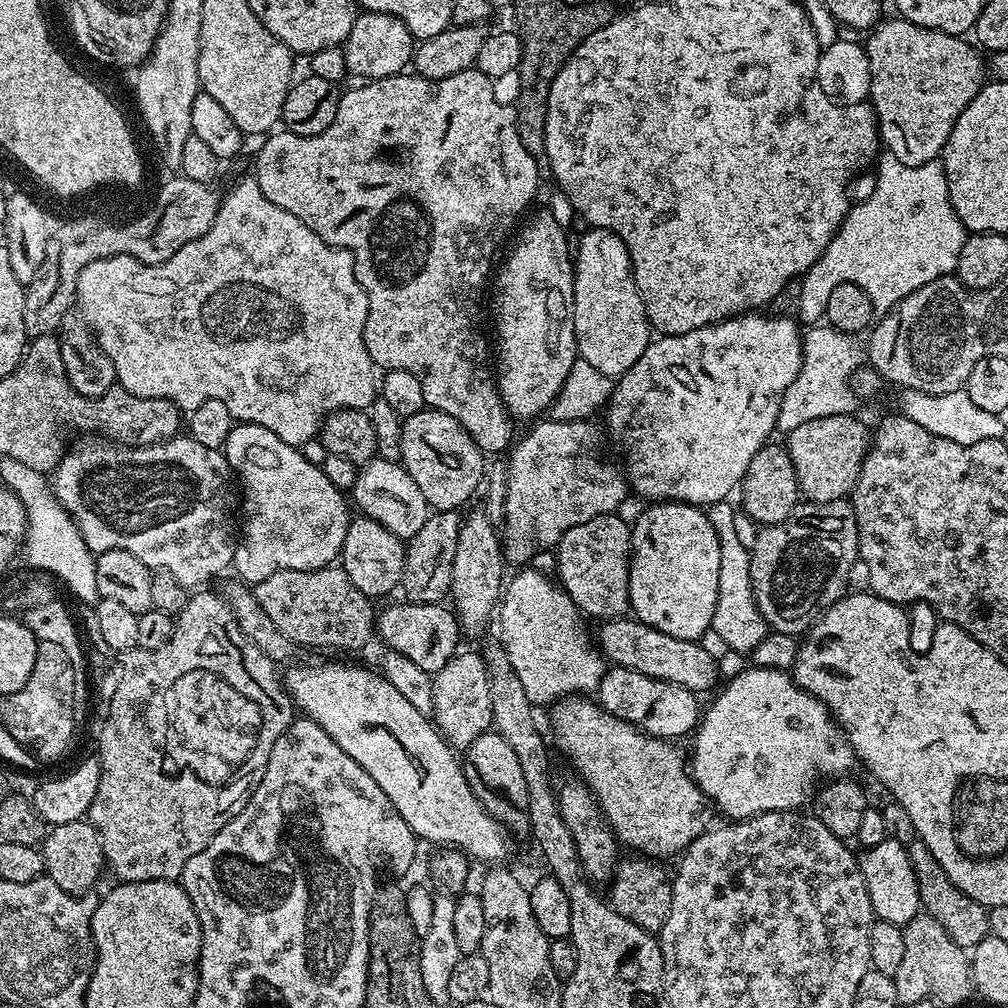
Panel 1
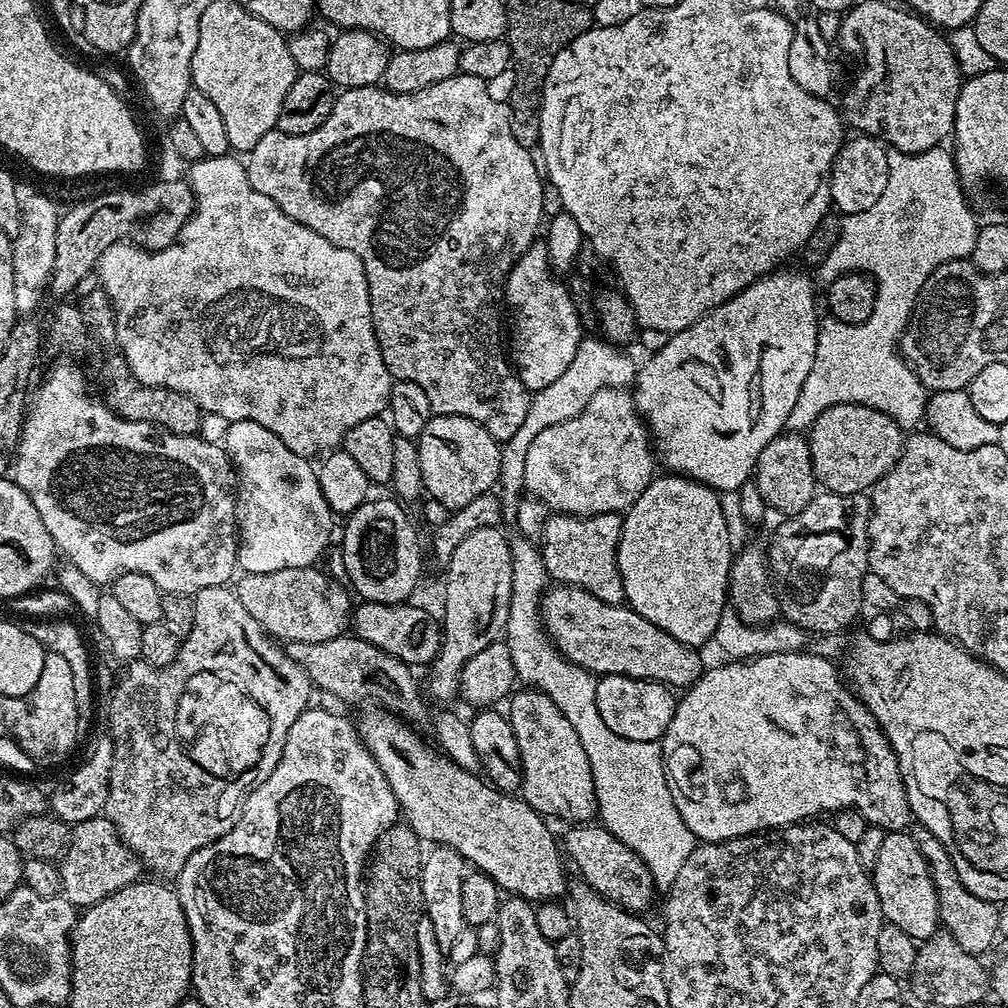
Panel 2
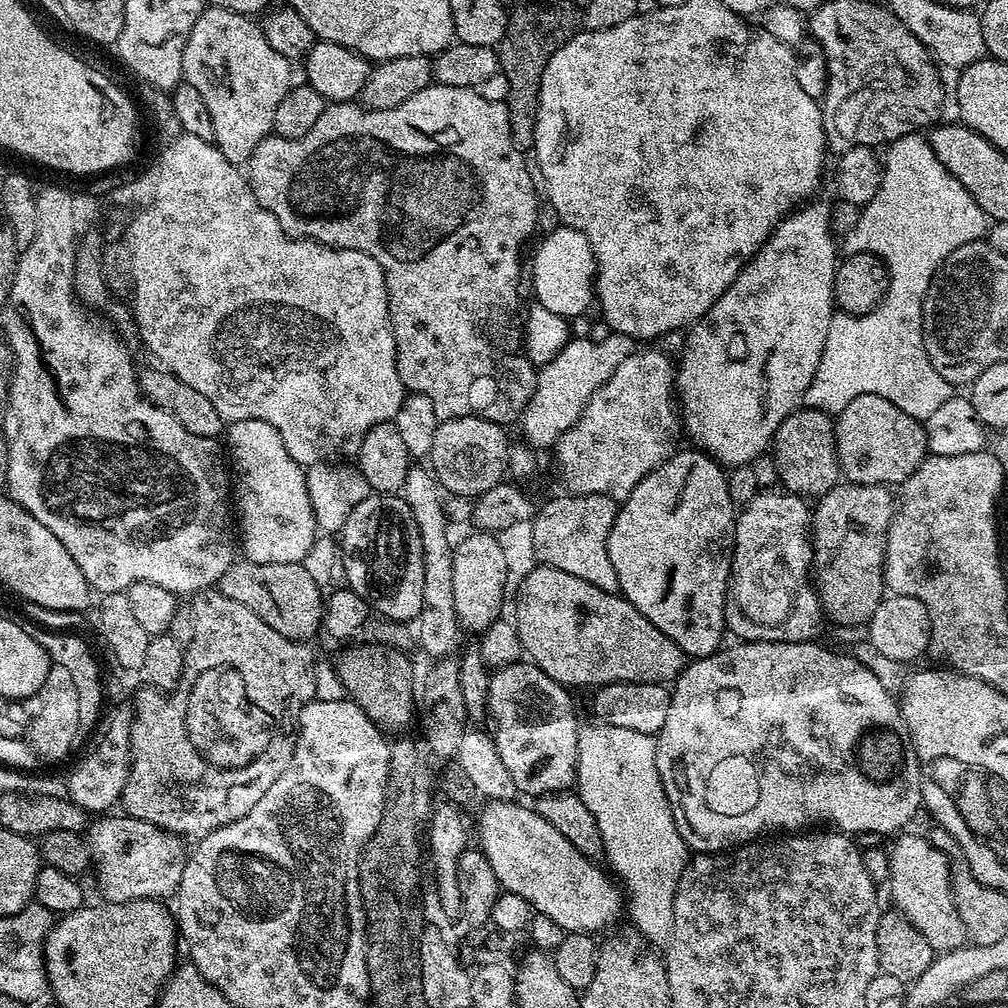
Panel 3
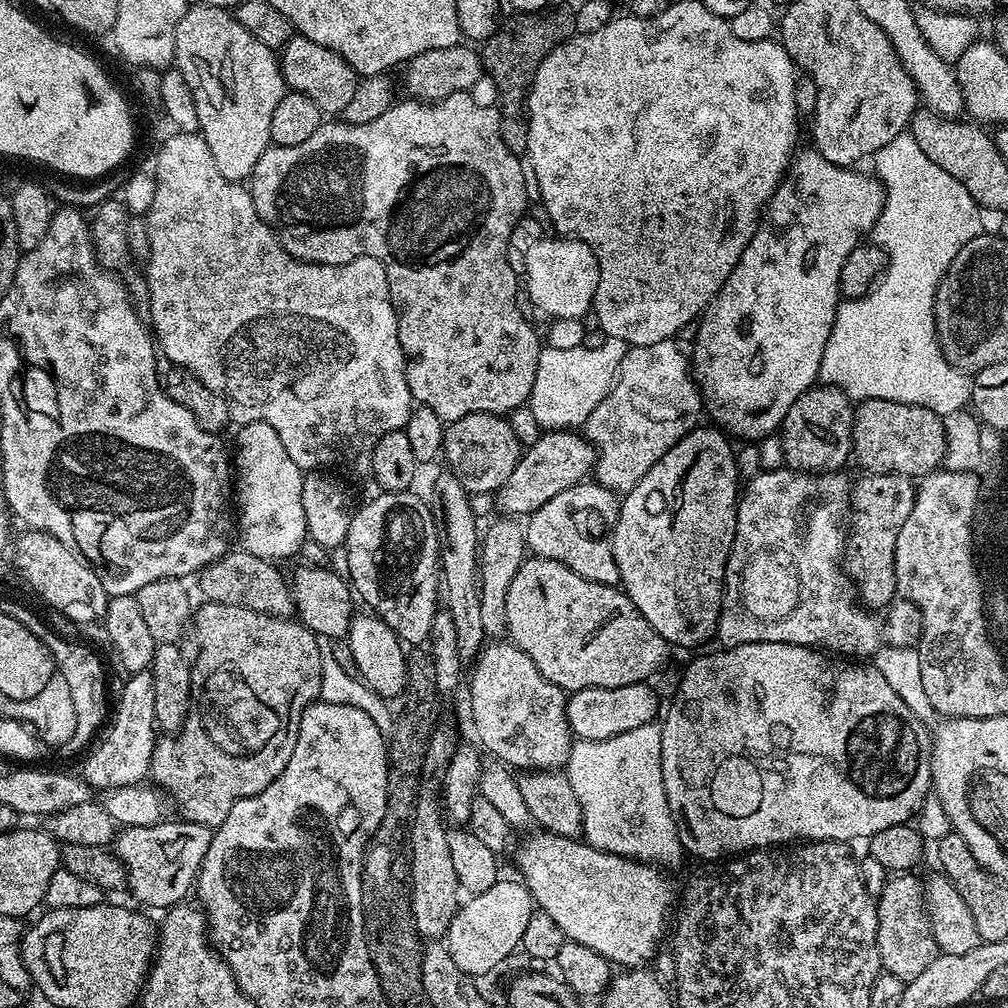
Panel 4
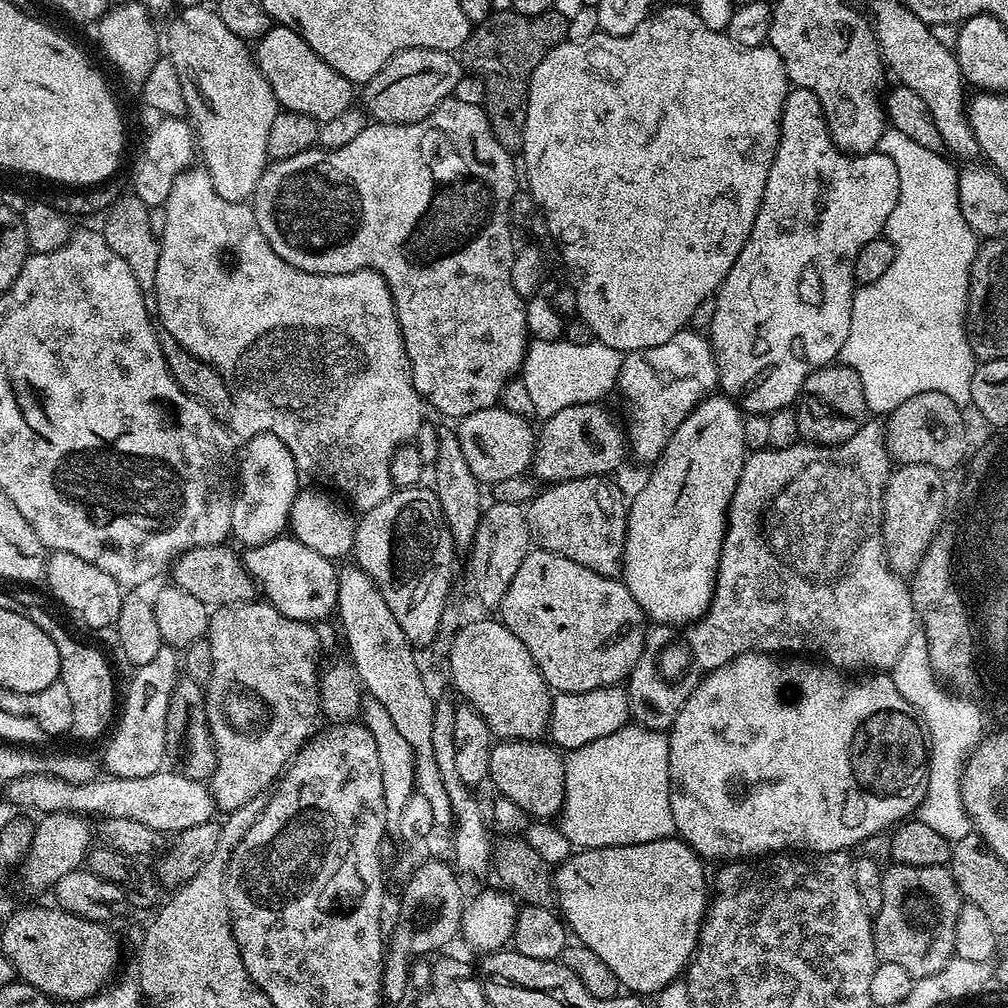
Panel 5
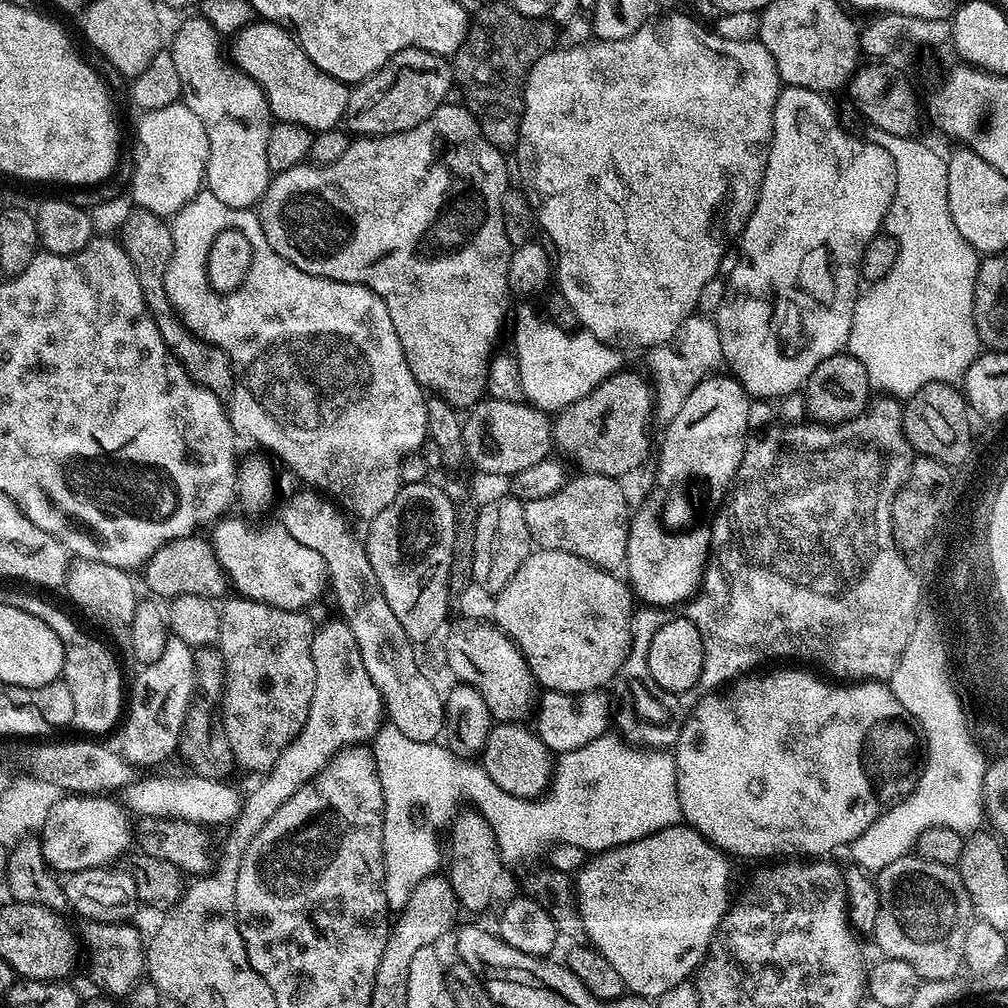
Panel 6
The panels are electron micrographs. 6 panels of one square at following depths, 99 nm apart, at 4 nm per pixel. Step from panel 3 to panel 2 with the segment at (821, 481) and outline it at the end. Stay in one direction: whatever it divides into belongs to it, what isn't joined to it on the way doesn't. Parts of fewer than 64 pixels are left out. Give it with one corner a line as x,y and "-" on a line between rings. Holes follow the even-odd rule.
787,430
766,442
766,450
758,454
754,479
762,498
769,509
781,512
781,517
791,518
797,512
806,510
806,506
818,495
818,485
814,466
810,458
810,446
807,435

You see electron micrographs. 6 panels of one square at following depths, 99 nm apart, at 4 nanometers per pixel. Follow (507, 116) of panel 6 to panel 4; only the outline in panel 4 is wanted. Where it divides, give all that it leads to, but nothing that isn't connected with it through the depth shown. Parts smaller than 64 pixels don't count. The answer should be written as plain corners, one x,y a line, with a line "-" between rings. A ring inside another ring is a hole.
549,7
538,12
512,14
497,28
489,40
483,41
482,59
487,79
492,79
496,96
500,99
498,111
502,142
515,156
523,157
528,150
528,118
526,105
538,66
559,44
566,43
576,32
575,15
563,7

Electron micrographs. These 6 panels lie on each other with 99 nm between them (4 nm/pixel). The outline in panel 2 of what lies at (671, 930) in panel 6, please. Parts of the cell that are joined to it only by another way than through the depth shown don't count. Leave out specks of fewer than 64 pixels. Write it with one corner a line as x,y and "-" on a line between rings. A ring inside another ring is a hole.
385,710
373,711
358,720
360,740
366,751
378,762
386,782
390,782
390,790
394,790
399,811
408,815
405,816
406,822
416,831
421,841
453,848
475,871
484,872
497,888
513,897
529,902
552,902
560,898
563,892
565,895
562,848
557,837
555,840
551,830
544,825
547,824
545,817
534,811
522,798
492,787
487,779
477,773
462,770
462,766
448,759
431,743
424,744
423,738
419,736
421,733
399,716

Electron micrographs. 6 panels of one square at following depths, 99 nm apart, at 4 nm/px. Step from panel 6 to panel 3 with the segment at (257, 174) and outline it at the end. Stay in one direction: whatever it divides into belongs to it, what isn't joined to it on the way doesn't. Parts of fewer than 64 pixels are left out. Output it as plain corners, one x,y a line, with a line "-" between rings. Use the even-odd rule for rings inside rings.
208,6
198,18
198,22
194,22
194,30
190,30
190,38
182,54
182,66
183,79
190,86
194,86
198,94
202,94
202,99
206,102
206,110
210,110
210,118
214,121
216,148
230,163
237,166
247,165
258,142
265,140
272,132
278,102
282,102
282,98
286,98
288,91
294,87
293,61
278,54
278,50
273,50
268,45
266,34
262,34
259,23
255,19
243,16
240,12

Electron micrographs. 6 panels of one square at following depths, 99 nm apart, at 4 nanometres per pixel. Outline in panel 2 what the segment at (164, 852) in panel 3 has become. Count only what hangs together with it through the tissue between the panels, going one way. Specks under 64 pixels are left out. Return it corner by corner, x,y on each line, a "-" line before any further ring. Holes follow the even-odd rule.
103,814
71,829
68,849
64,851
58,867
61,893
77,910
102,902
102,898
136,883
142,876
140,858
126,847
118,830

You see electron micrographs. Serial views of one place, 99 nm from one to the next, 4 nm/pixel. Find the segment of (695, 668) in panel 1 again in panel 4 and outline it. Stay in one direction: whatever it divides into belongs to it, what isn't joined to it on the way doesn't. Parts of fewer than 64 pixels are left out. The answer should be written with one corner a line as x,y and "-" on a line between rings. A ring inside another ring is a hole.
541,556
525,559
524,565
514,574
514,582
510,582
510,590
506,594
506,622
508,623
507,635
510,637
511,643
524,651
526,658
530,658
530,662
534,662
534,666
538,666
542,678
554,682
554,686
563,688
568,694
587,688
617,688
651,681
653,679
651,676
667,662
668,651
670,651
668,641
662,639
658,630
654,630
654,626
650,626
650,622
646,622
646,618
642,618
638,606
634,606
634,602
630,602
628,595
619,587
611,588
602,586
598,582
590,582
586,578
582,578
582,574
574,574
574,570
570,570
570,566
562,566
562,562
554,562
550,558

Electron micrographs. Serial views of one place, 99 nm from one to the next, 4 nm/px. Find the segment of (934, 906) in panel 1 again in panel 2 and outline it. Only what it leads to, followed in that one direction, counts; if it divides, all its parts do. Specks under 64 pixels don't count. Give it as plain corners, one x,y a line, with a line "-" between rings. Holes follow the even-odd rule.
913,823
910,828
914,842
918,842
918,850
922,850
922,858
926,858
926,866
930,870
930,878
934,882
934,890
938,894
938,910
943,931
949,932
971,956
983,957
984,952
992,948
992,943
998,940
999,907
993,901
978,898
978,894
970,894
966,886
962,886
962,878
958,878
958,870
942,842
926,830
926,826

